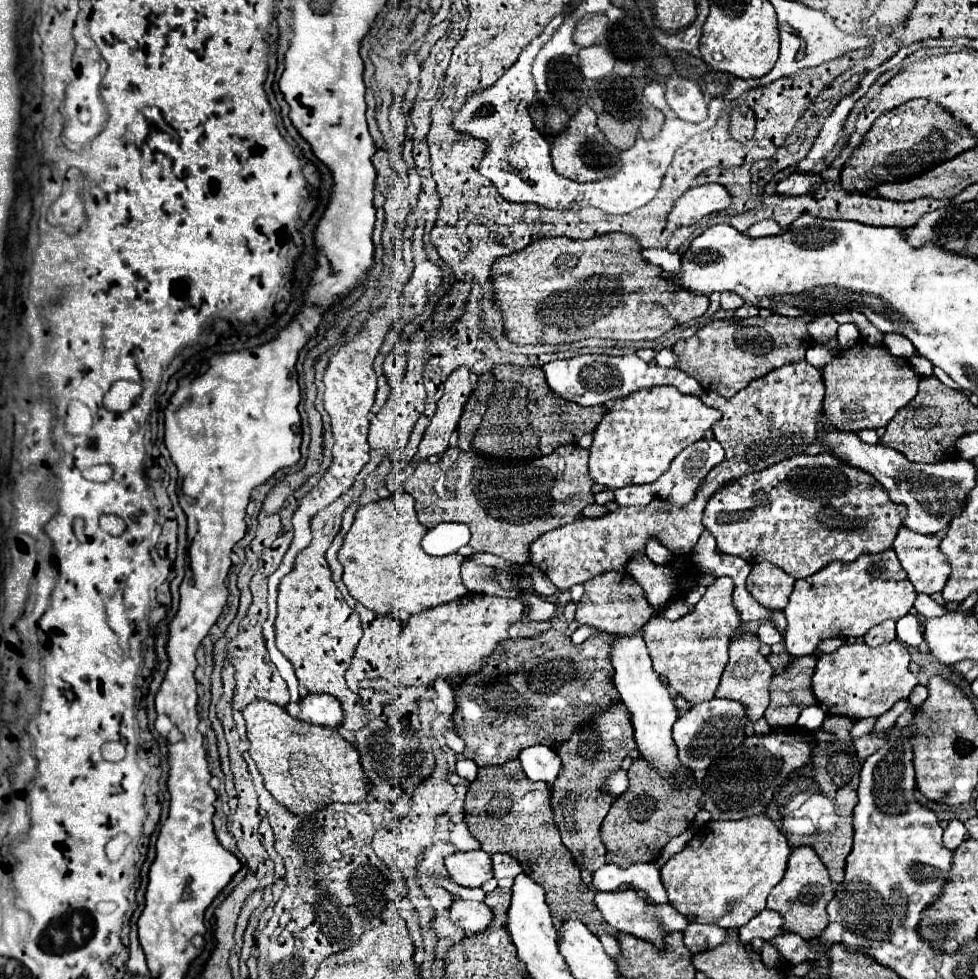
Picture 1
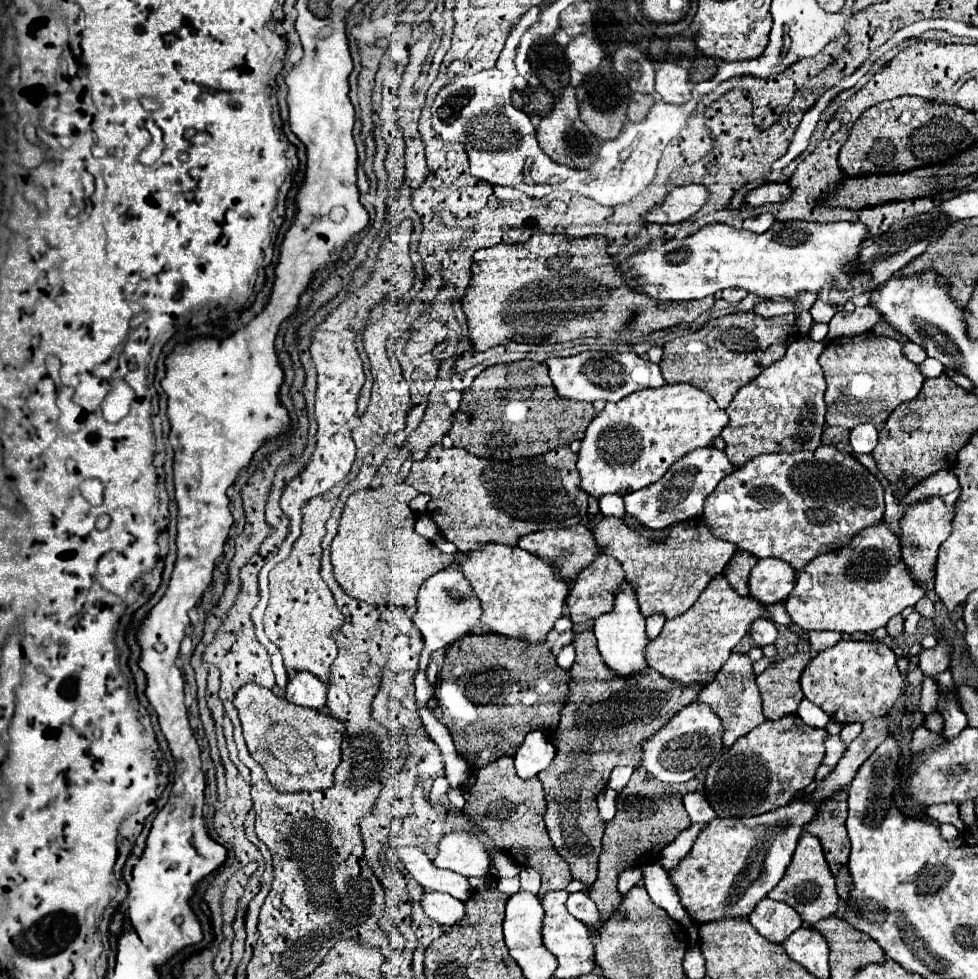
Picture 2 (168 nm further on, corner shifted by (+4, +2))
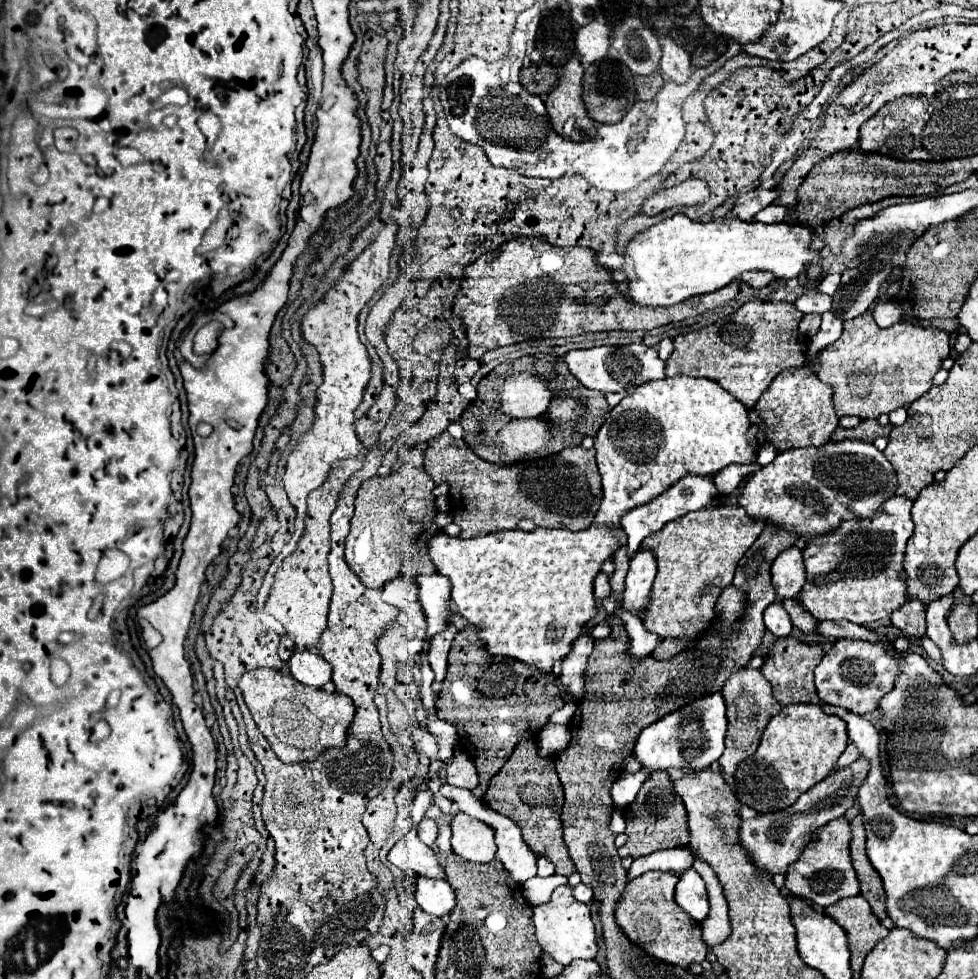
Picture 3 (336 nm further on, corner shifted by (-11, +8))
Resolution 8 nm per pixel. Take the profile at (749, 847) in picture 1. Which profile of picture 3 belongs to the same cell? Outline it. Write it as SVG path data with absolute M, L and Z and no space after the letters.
M858 758L856 762L832 772L828 778L824 778L824 782L818 782L812 790L802 794L786 810L772 812L772 814L758 814L754 818L742 820L738 832L740 846L746 850L750 862L770 878L774 878L776 874L786 874L788 868L800 858L812 834L824 824L828 824L830 820L844 816L844 812L856 802L858 788L866 780L868 770L870 770L870 762L866 758Z

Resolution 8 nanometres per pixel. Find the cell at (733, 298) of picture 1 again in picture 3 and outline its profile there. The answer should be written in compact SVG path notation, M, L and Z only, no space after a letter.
M744 272L744 276L740 276L740 280L746 282L748 286L760 290L772 282L772 276L768 276L768 272Z

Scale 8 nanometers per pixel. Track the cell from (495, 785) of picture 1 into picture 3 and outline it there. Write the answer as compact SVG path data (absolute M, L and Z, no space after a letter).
M522 740L516 746L516 750L510 754L500 772L492 776L484 802L498 814L512 818L520 826L522 838L526 840L530 850L538 856L550 858L550 862L556 866L556 874L570 876L572 872L576 872L562 838L560 812L564 804L564 794L558 774L554 770L554 760L540 758L534 740Z

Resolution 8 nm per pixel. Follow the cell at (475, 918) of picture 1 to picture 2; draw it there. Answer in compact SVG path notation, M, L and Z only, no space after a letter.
M425 892L421 896L421 908L431 920L441 926L453 926L465 916L463 902L441 892Z

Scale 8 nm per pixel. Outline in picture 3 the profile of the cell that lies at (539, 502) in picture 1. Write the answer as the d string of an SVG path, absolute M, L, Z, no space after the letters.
M448 432L440 434L438 438L428 442L428 450L424 452L424 470L434 480L436 486L448 484L448 514L454 518L454 522L462 528L462 538L478 538L484 534L492 534L498 530L514 530L518 528L518 522L528 518L540 528L566 528L566 530L584 530L592 524L600 500L602 500L602 484L598 466L594 460L594 450L586 450L584 446L570 446L564 448L558 454L536 458L536 460L524 460L510 466L500 466L486 462L474 454L474 450L458 438L452 438Z

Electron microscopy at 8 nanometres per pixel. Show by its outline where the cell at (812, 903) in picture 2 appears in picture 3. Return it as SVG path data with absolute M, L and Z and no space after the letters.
M836 818L836 820L828 822L826 826L822 826L814 834L810 844L804 848L798 862L786 872L786 888L798 898L812 900L820 908L828 908L842 898L858 896L860 886L856 880L856 872L852 868L850 850L848 850L850 838L852 838L850 824L846 818Z

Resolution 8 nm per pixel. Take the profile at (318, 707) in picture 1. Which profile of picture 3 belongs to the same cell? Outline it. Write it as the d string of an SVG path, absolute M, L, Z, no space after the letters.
M294 650L288 666L290 666L292 676L300 680L300 684L304 686L324 688L324 684L332 680L332 666L322 656L310 650L304 650L304 652Z

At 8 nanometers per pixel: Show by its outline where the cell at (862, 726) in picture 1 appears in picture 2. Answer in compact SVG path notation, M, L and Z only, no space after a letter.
M847 724L847 726L843 726L839 736L845 740L845 744L851 744L859 736L859 732L861 732L861 724Z

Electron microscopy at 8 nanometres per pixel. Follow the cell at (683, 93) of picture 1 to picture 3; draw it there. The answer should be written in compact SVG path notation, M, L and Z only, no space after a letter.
M664 38L660 40L662 44L662 60L660 60L660 70L670 76L672 82L676 84L686 84L692 76L692 62L690 54L682 50L680 46L674 44L674 40Z

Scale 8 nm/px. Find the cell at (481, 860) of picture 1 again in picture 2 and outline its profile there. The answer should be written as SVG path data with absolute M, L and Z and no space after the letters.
M447 832L437 844L437 858L433 864L465 878L489 874L489 854L477 836L469 832Z

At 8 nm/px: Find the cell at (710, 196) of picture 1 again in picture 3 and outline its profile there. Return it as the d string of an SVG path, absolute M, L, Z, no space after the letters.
M692 178L692 180L686 180L686 182L676 184L672 188L656 192L652 198L648 198L644 202L642 212L648 214L648 216L656 216L662 210L672 208L672 206L696 206L696 204L702 204L704 200L708 200L708 196L710 196L708 184L704 180Z

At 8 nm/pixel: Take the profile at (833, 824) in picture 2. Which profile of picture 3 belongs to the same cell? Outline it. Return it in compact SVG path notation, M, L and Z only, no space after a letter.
M862 814L854 816L850 820L852 828L852 840L850 840L850 856L856 870L856 878L860 882L860 894L870 902L872 912L878 918L886 918L884 912L884 888L880 884L878 872L872 868L868 856L866 856L866 836L864 836L864 824Z

